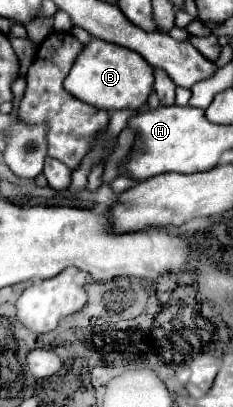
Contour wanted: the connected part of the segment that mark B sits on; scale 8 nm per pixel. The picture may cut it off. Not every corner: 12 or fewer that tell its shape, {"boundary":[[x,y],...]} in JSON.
{"boundary":[[92,38],[64,88],[102,110],[136,110],[154,84],[134,50]]}

